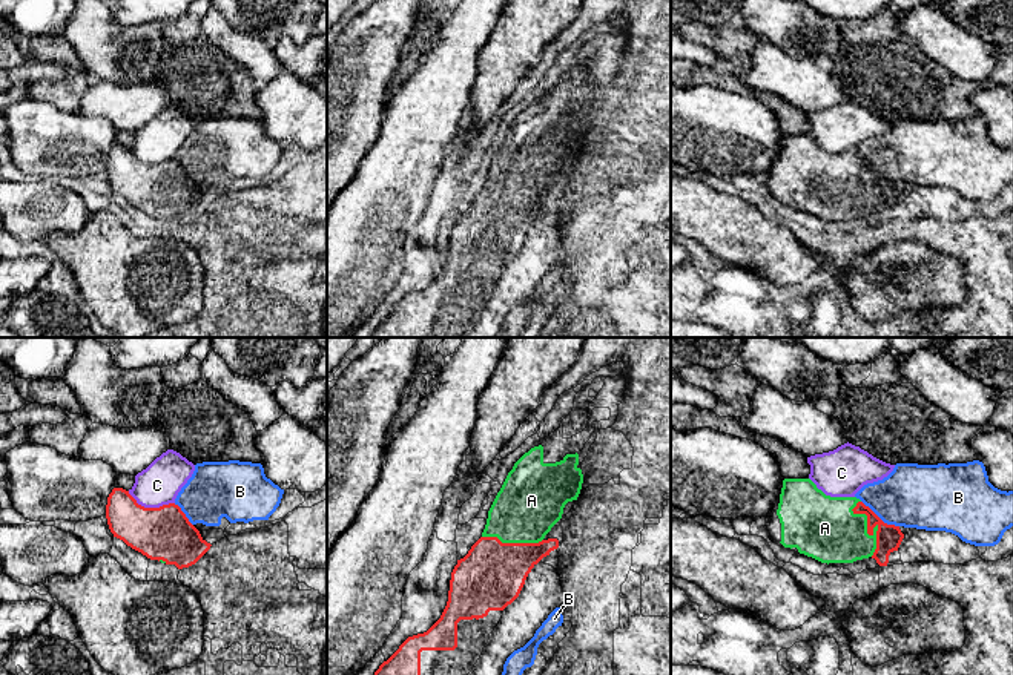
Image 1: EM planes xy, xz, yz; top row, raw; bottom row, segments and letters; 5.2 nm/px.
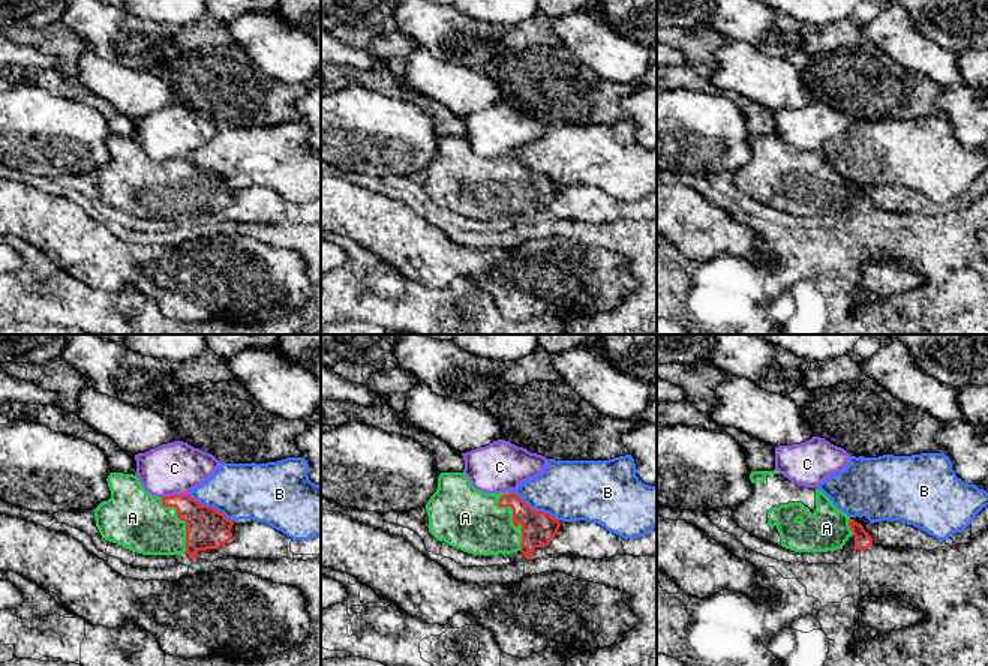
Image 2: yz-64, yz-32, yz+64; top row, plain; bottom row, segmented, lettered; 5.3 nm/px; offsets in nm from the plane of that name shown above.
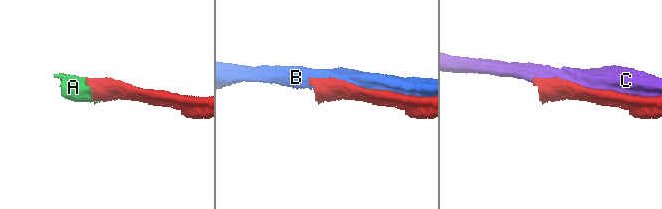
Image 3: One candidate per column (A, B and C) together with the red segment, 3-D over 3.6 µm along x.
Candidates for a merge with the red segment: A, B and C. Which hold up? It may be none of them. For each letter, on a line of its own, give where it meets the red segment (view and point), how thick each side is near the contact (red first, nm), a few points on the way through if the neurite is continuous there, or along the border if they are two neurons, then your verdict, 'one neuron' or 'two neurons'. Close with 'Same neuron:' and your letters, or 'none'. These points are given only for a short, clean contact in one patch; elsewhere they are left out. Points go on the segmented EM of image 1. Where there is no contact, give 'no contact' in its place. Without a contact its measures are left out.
A: yz (867, 526) | 140/340 nm | one neuron
B: yz (878, 517) | 140/340 nm | two neurons
C: xy (151, 508) | 280/220 nm | two neurons
Same neuron: A

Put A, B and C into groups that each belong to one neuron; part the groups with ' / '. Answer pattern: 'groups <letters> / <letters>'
groups A / B / C

